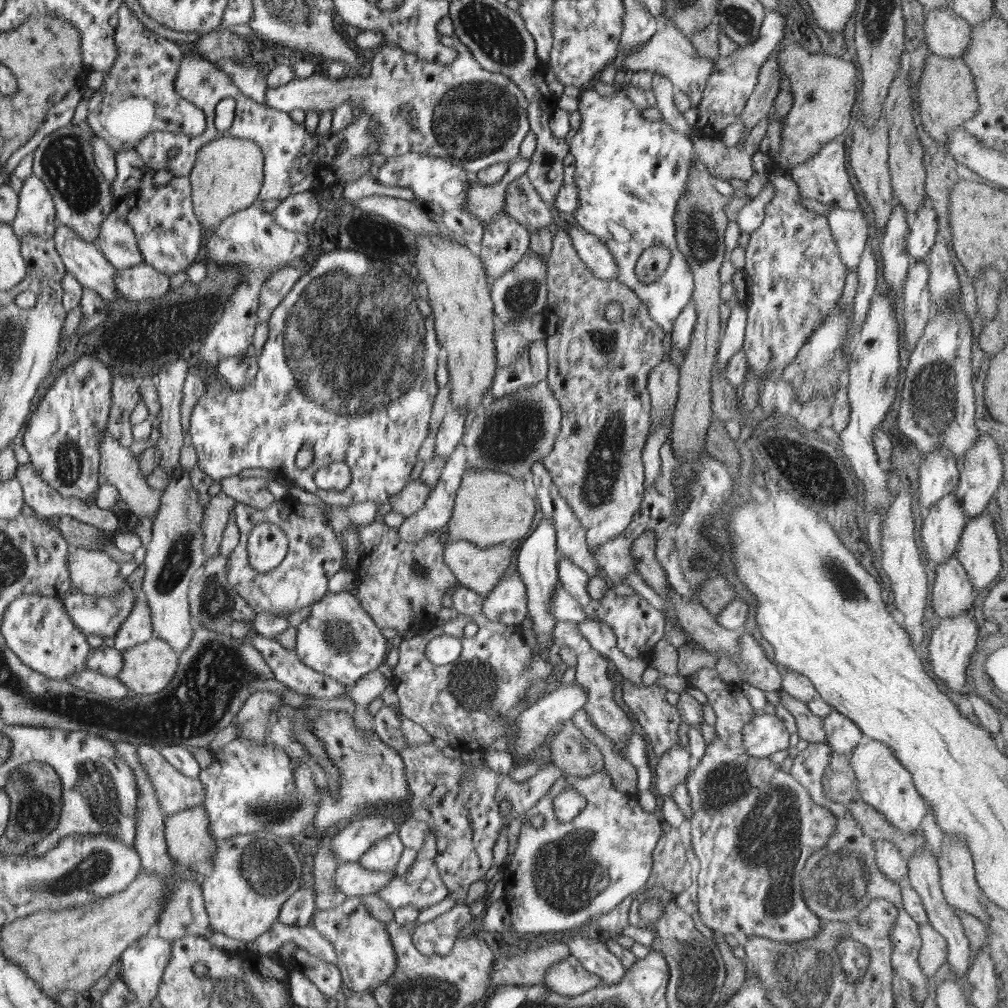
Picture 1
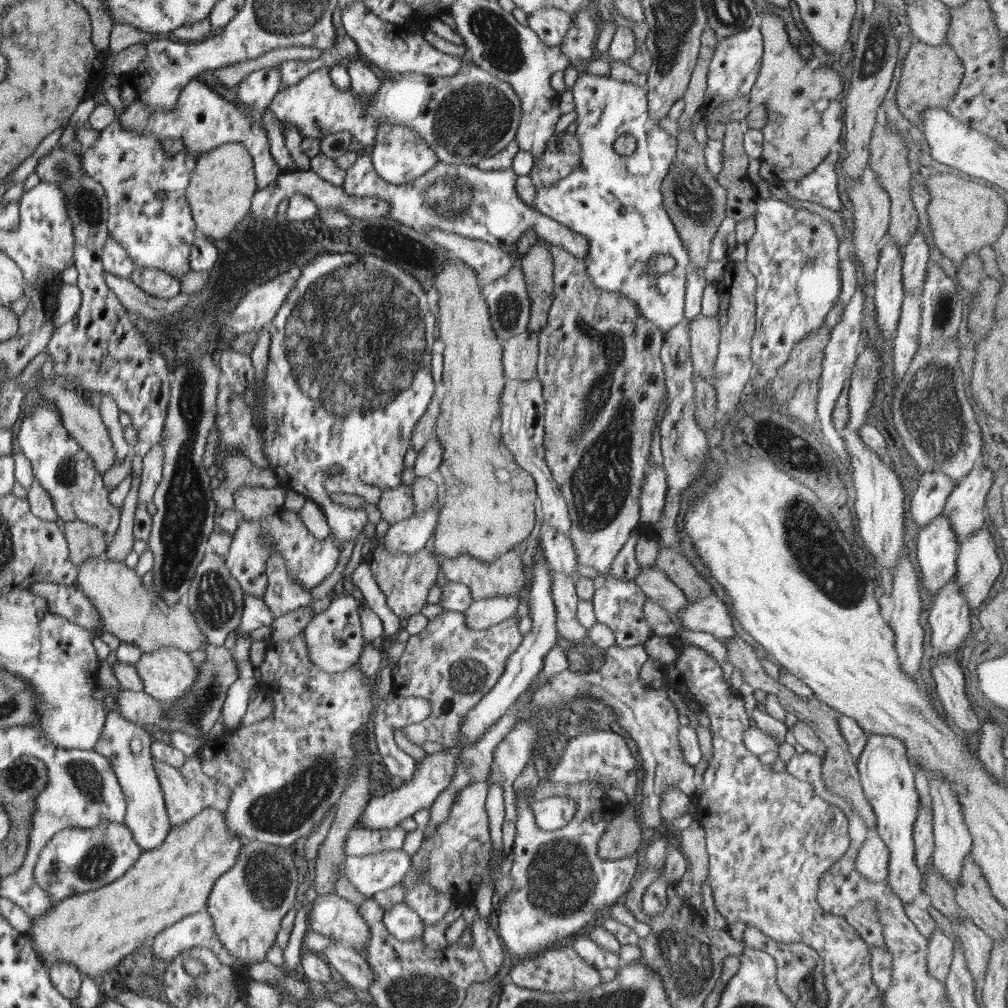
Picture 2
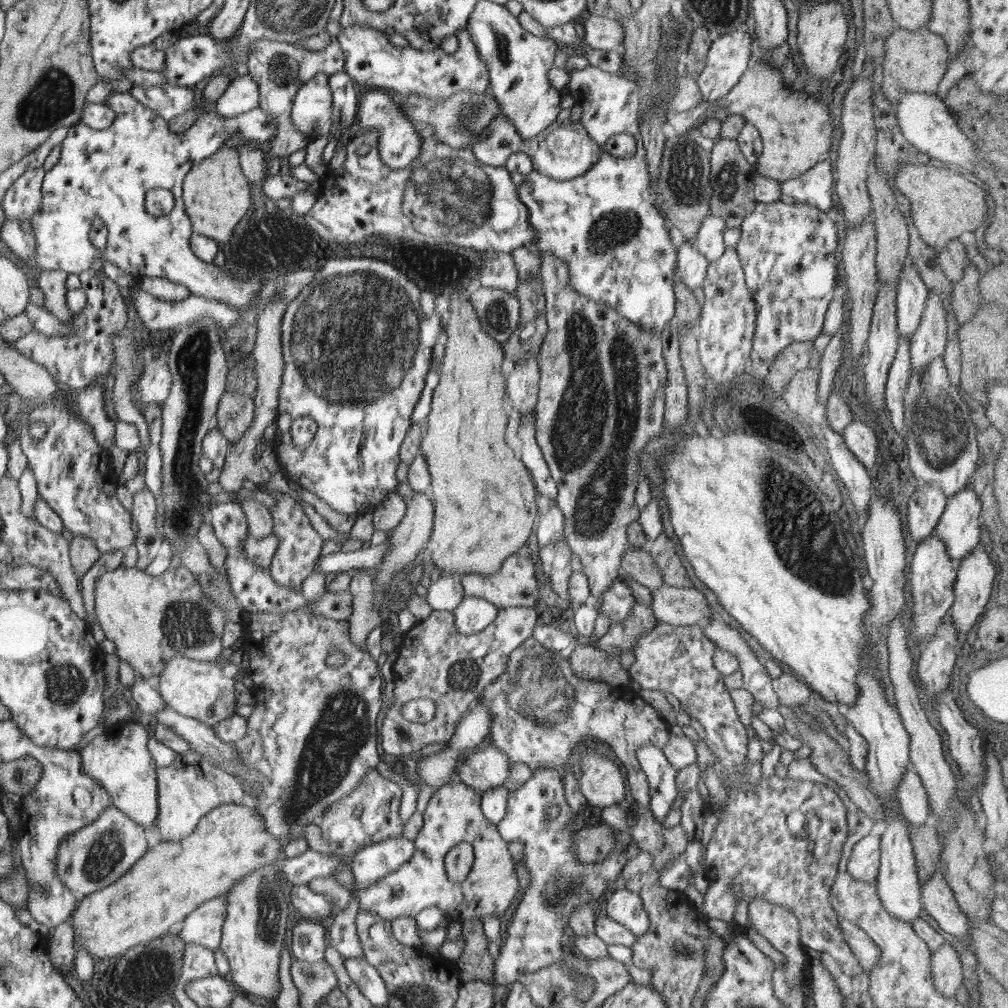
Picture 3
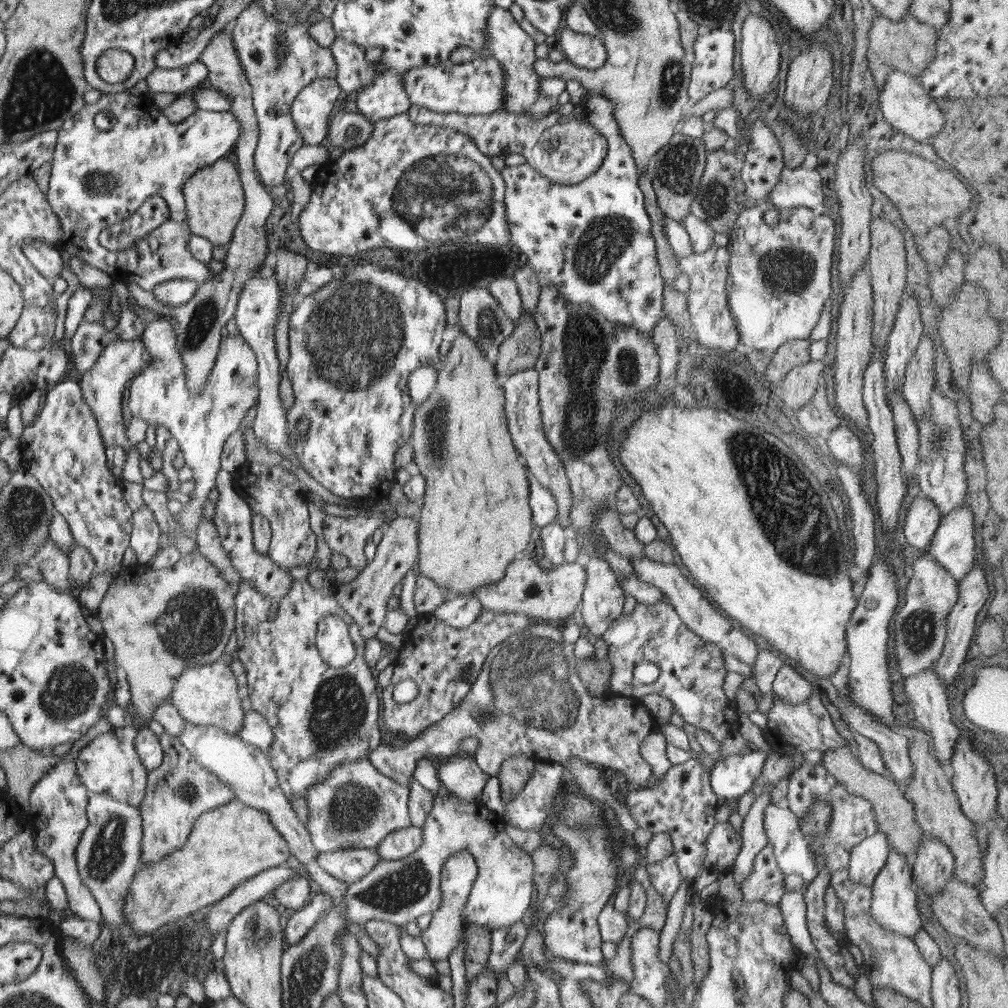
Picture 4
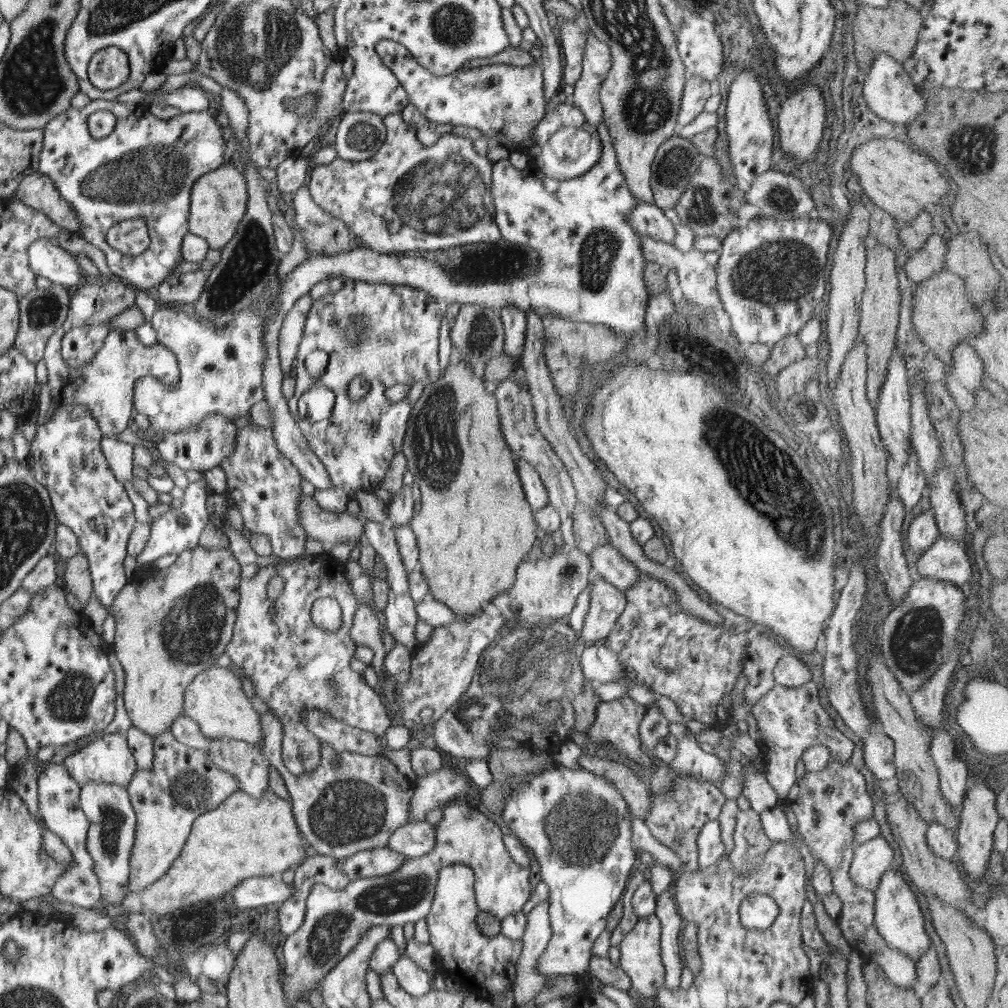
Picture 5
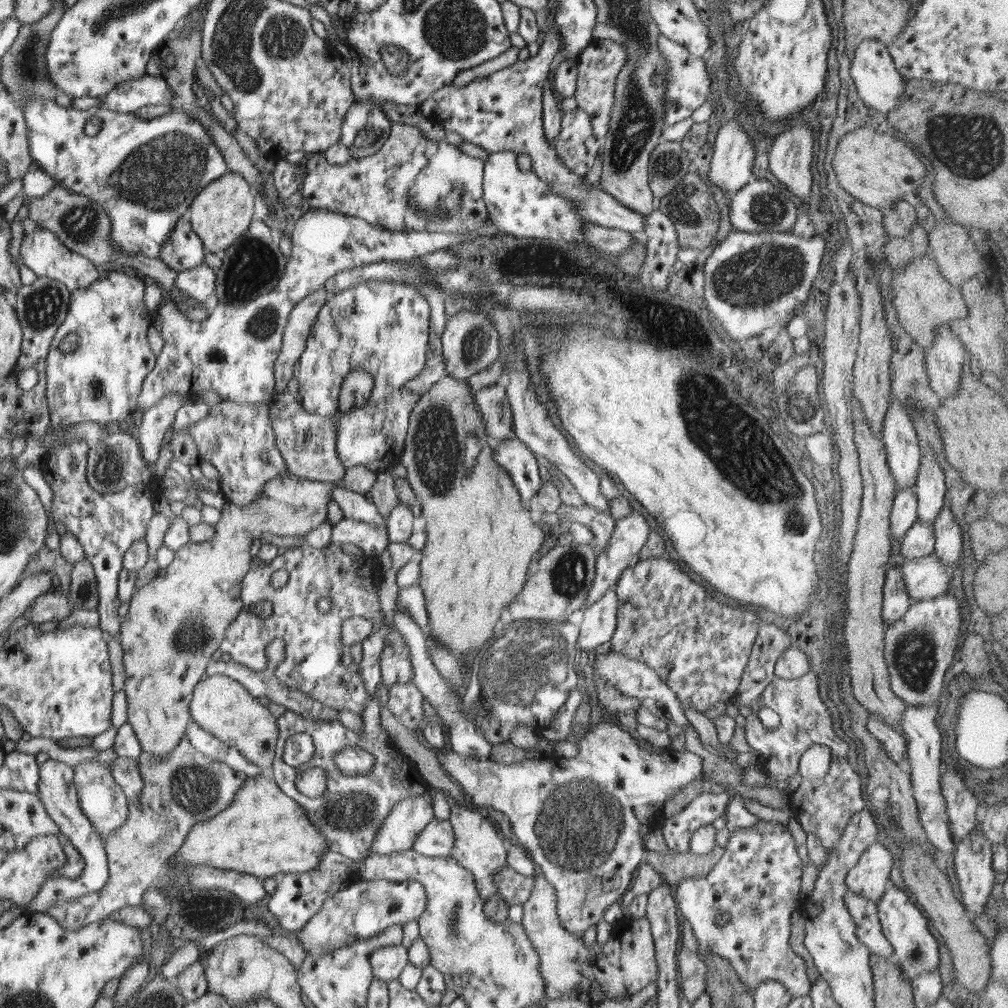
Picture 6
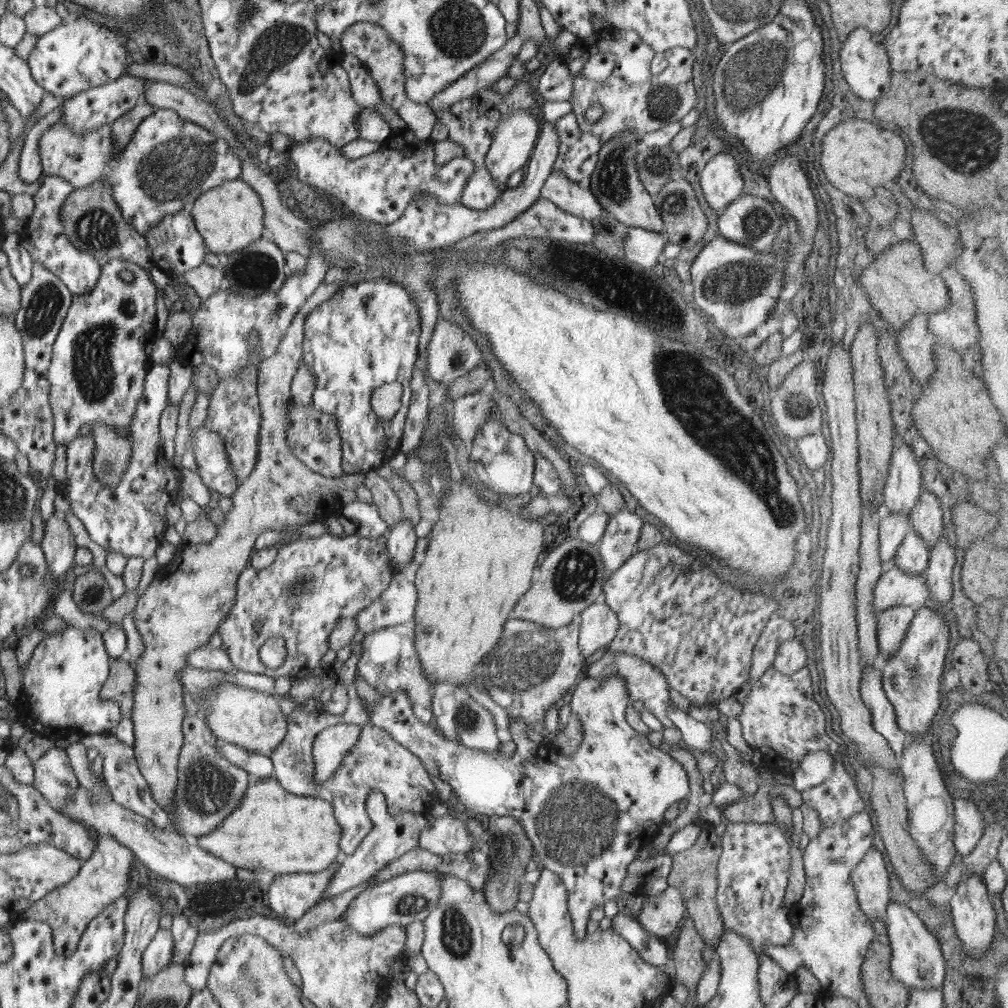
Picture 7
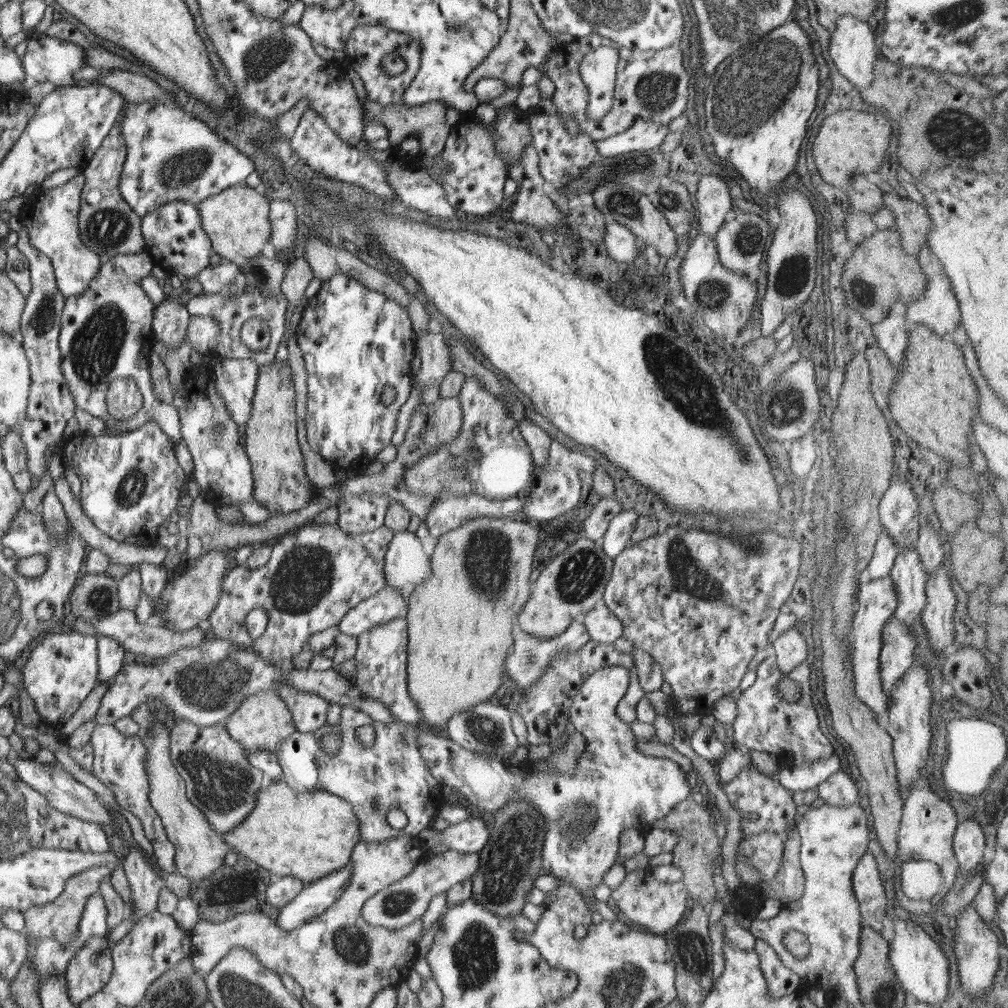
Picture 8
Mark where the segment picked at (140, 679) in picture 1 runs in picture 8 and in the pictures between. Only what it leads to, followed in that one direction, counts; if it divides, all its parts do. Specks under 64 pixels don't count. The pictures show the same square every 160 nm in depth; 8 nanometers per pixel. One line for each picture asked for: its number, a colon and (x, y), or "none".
2: (168, 673)
3: (196, 689)
4: (207, 695)
5: (216, 700)
6: (221, 706)
7: (254, 721)
8: (262, 721)

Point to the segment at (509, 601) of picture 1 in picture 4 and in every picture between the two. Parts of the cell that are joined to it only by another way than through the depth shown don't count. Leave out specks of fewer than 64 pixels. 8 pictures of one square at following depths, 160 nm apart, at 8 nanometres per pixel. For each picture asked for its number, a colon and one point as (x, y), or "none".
2: (482, 613)
3: (473, 614)
4: (457, 611)

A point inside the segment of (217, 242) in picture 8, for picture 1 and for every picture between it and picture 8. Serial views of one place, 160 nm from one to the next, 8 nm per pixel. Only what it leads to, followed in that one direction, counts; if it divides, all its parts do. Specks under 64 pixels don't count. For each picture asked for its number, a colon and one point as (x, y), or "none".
1: (228, 174)
2: (225, 185)
3: (218, 193)
4: (216, 202)
5: (219, 200)
6: (222, 214)
7: (230, 217)

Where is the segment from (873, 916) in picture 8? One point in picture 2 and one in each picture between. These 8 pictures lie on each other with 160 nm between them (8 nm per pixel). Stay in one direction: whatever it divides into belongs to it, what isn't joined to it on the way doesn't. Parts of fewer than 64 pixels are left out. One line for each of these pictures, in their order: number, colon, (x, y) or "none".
2: (872, 861)
3: (863, 865)
4: (867, 858)
5: (871, 859)
6: (869, 877)
7: (870, 879)

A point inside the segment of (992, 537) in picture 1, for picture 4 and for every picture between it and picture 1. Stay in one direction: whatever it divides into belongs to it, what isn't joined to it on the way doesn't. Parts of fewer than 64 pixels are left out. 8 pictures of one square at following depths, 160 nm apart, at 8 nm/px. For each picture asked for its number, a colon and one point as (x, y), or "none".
2: (978, 566)
3: (975, 572)
4: (973, 590)

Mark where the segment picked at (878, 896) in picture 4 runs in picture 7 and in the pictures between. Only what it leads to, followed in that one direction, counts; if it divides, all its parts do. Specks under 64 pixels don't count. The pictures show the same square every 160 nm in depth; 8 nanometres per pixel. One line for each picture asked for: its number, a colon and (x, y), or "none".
5: (897, 916)
6: (915, 949)
7: (916, 960)

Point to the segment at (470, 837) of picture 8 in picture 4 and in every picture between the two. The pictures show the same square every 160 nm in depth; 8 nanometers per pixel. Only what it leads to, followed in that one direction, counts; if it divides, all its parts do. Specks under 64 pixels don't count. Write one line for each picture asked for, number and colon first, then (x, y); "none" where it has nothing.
4: (402, 842)
5: (413, 839)
6: (436, 839)
7: (447, 836)

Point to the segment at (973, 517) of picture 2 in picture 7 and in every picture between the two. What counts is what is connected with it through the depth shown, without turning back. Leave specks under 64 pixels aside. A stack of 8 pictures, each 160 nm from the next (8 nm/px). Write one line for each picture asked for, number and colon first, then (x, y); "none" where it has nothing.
3: (959, 528)
4: (952, 546)
5: (947, 559)
6: (928, 576)
7: (895, 587)

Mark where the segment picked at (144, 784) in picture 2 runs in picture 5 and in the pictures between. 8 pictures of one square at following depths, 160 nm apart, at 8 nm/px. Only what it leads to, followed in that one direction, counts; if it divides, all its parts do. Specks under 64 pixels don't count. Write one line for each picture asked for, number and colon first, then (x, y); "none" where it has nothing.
3: (119, 758)
4: (109, 764)
5: (108, 760)

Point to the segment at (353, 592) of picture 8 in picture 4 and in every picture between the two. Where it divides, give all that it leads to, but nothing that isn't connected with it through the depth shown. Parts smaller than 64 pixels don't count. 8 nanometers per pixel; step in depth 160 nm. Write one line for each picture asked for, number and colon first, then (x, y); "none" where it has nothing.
4: (320, 716)
5: (294, 665)
6: (312, 663)
7: (313, 584)

